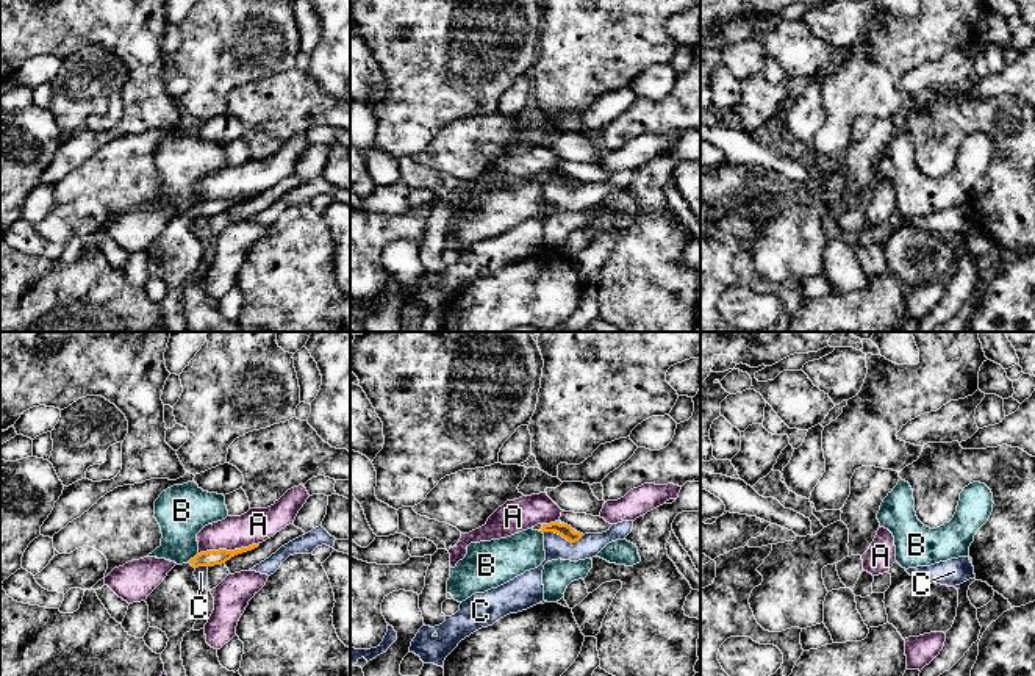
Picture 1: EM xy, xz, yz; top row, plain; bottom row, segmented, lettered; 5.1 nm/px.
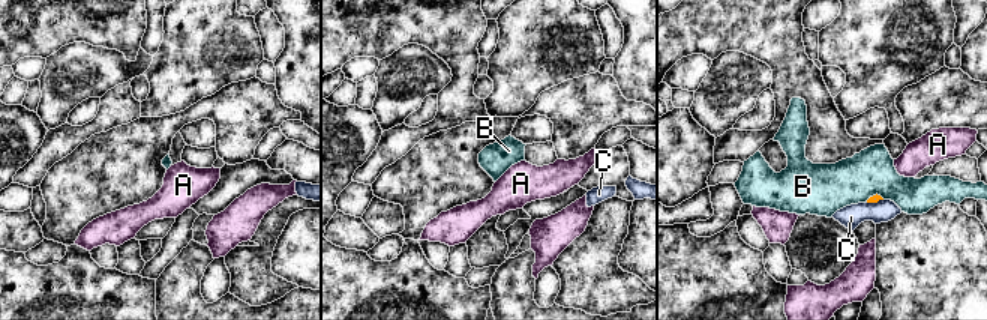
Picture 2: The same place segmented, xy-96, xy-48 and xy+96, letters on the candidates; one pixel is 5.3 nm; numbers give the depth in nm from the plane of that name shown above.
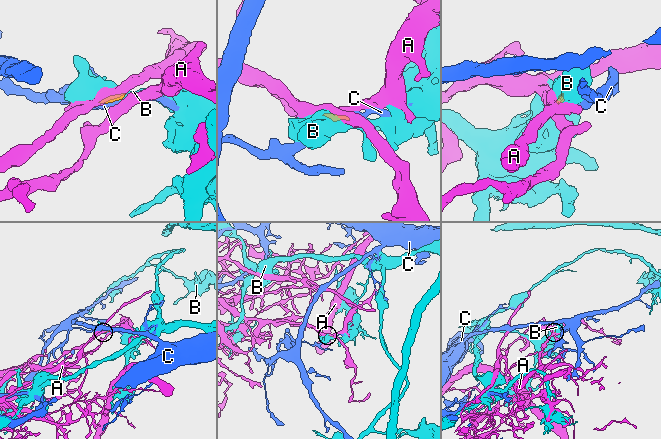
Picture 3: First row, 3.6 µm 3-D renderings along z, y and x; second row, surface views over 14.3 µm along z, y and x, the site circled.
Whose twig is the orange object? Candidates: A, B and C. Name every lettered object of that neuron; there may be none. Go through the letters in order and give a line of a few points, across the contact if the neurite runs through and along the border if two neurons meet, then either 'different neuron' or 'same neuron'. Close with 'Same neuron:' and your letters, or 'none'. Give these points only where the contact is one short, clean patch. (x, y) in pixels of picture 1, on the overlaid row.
A: line xy (258, 542), (233, 550), (207, 550), (199, 554); different neuron
B: line xy (197, 553), (188, 562); different neuron
C: line xz (543, 532), (557, 532), (571, 542), (577, 542), (583, 535); different neuron
Same neuron: none

